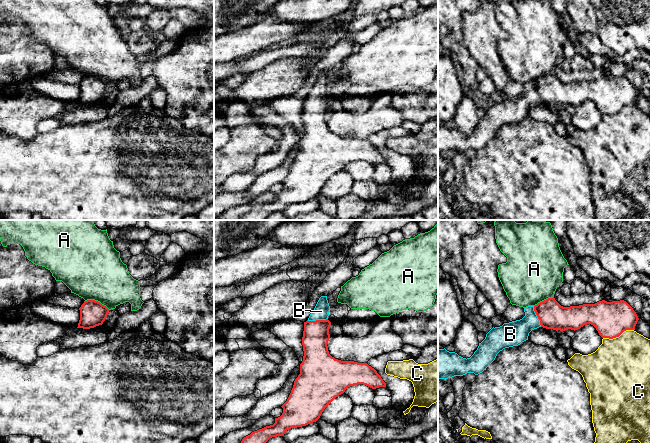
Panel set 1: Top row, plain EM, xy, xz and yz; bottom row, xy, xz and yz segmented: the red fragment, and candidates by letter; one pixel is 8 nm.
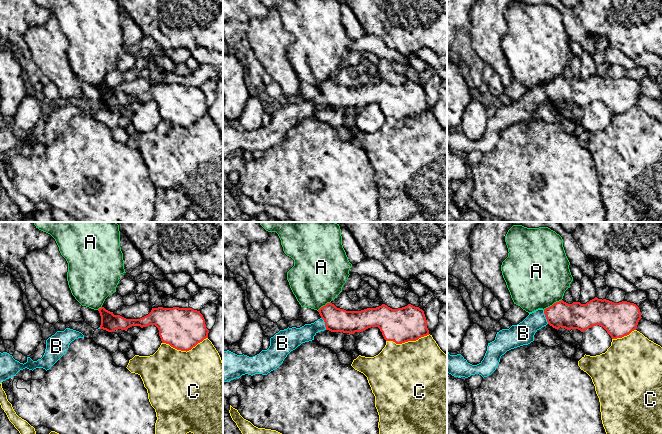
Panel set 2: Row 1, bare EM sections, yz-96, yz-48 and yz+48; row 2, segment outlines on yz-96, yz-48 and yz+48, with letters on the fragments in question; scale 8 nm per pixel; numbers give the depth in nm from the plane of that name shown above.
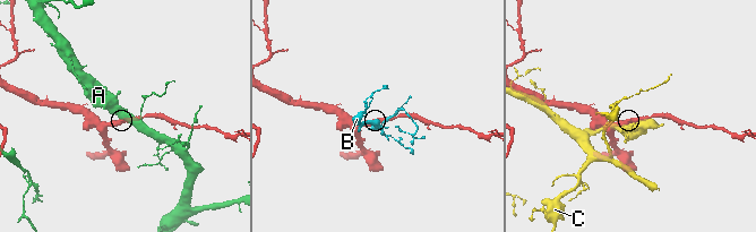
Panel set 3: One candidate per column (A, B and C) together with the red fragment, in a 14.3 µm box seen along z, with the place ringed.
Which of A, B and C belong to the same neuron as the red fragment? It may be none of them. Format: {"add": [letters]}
{"add": ["B"]}

